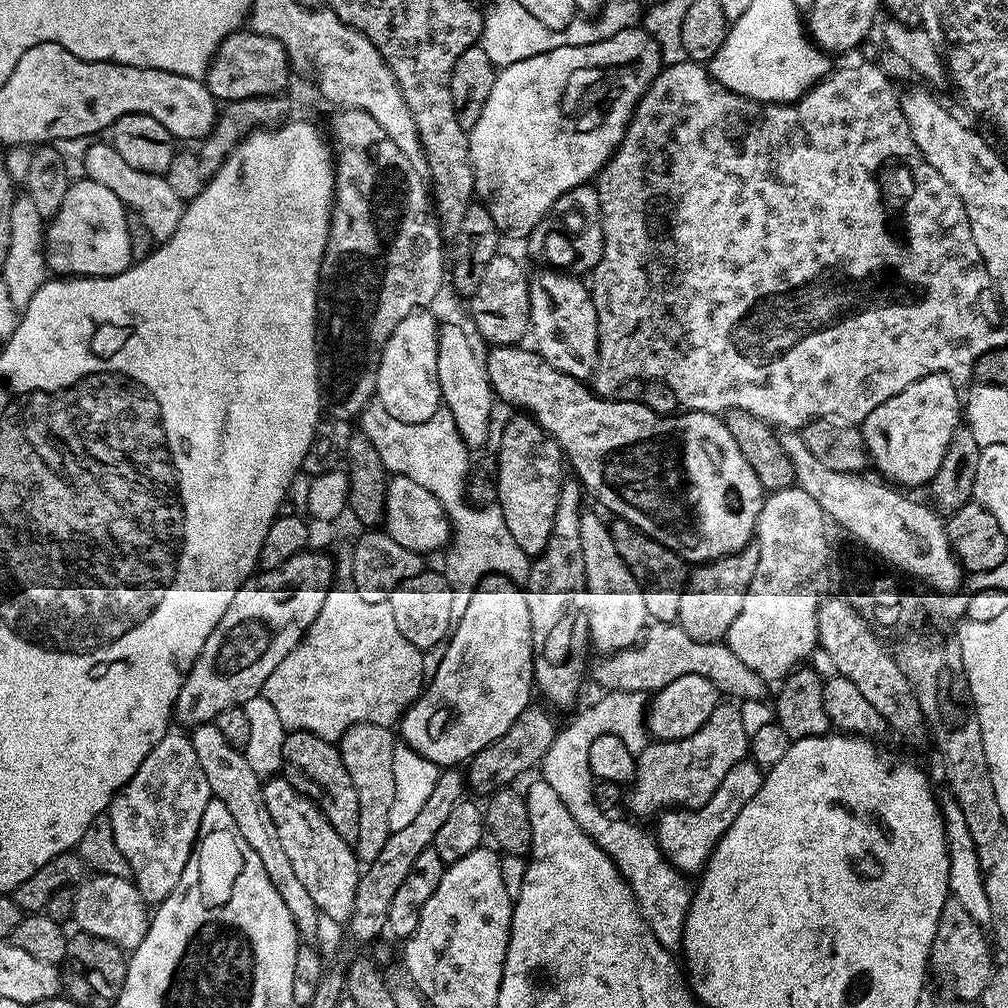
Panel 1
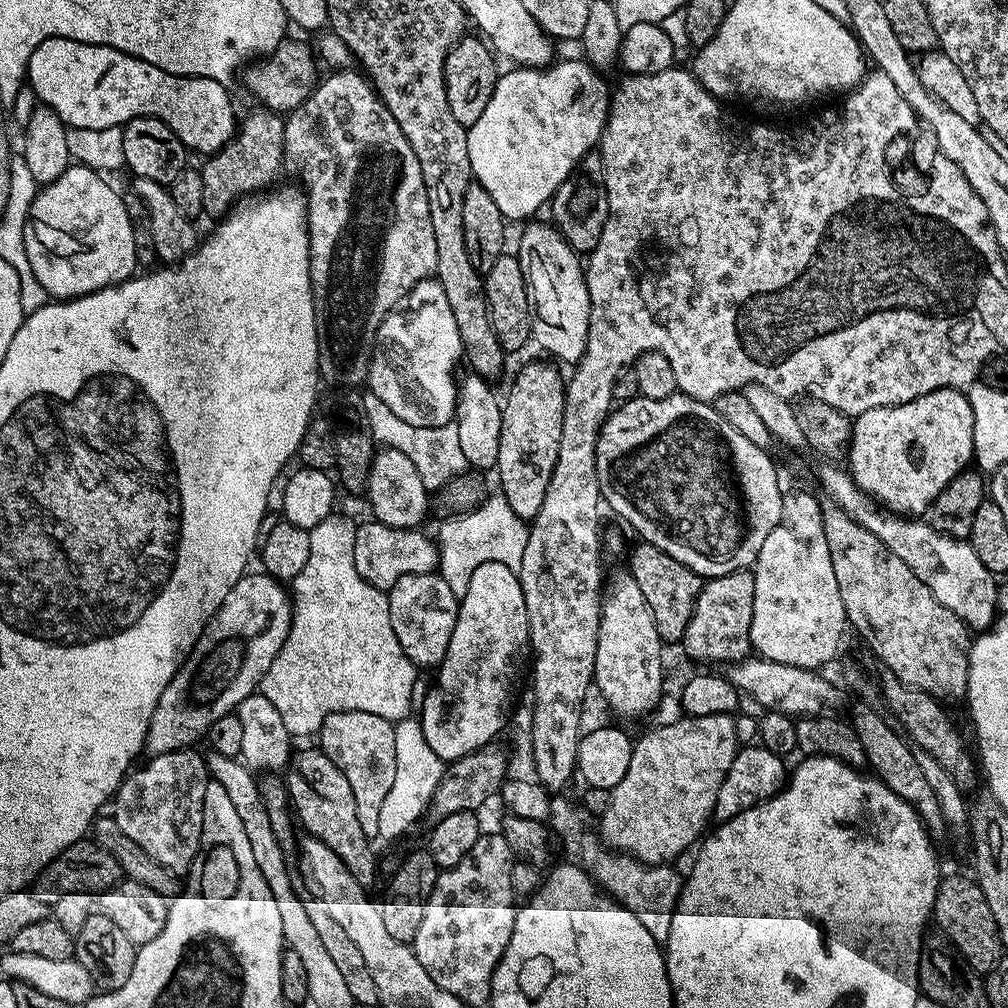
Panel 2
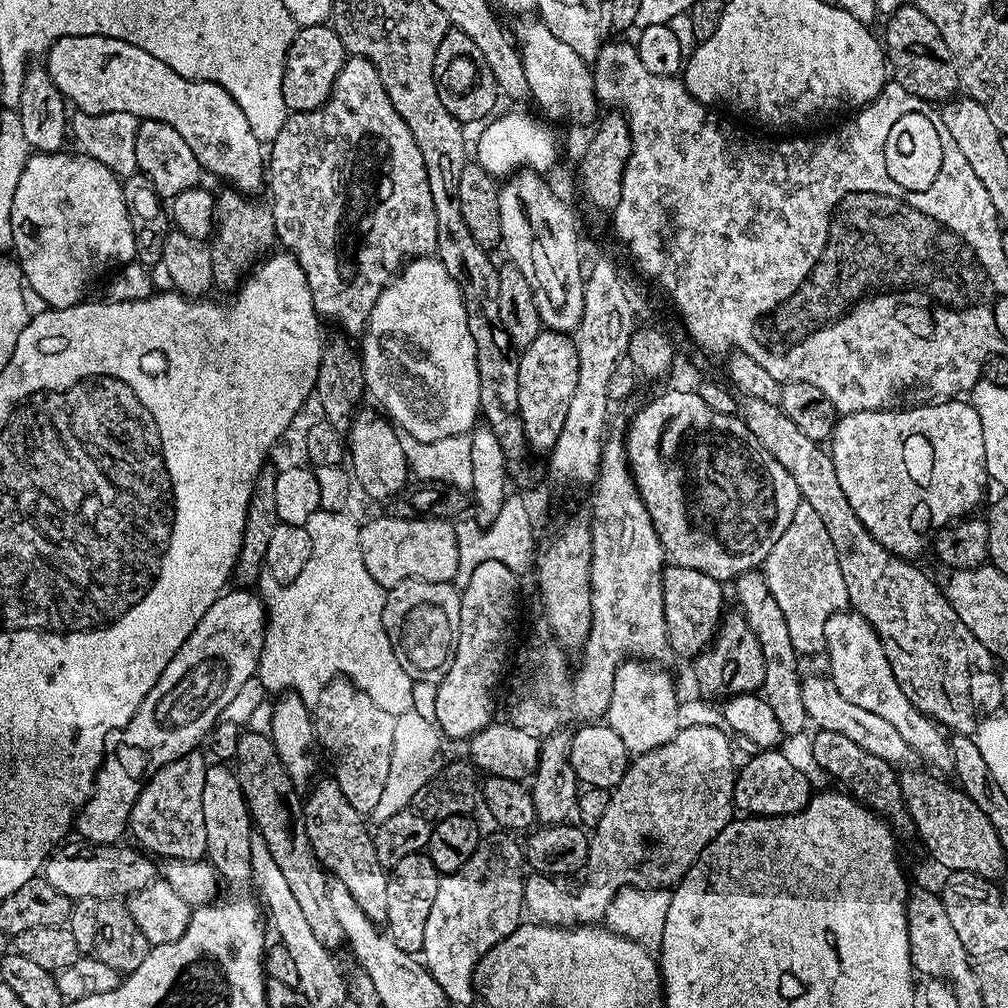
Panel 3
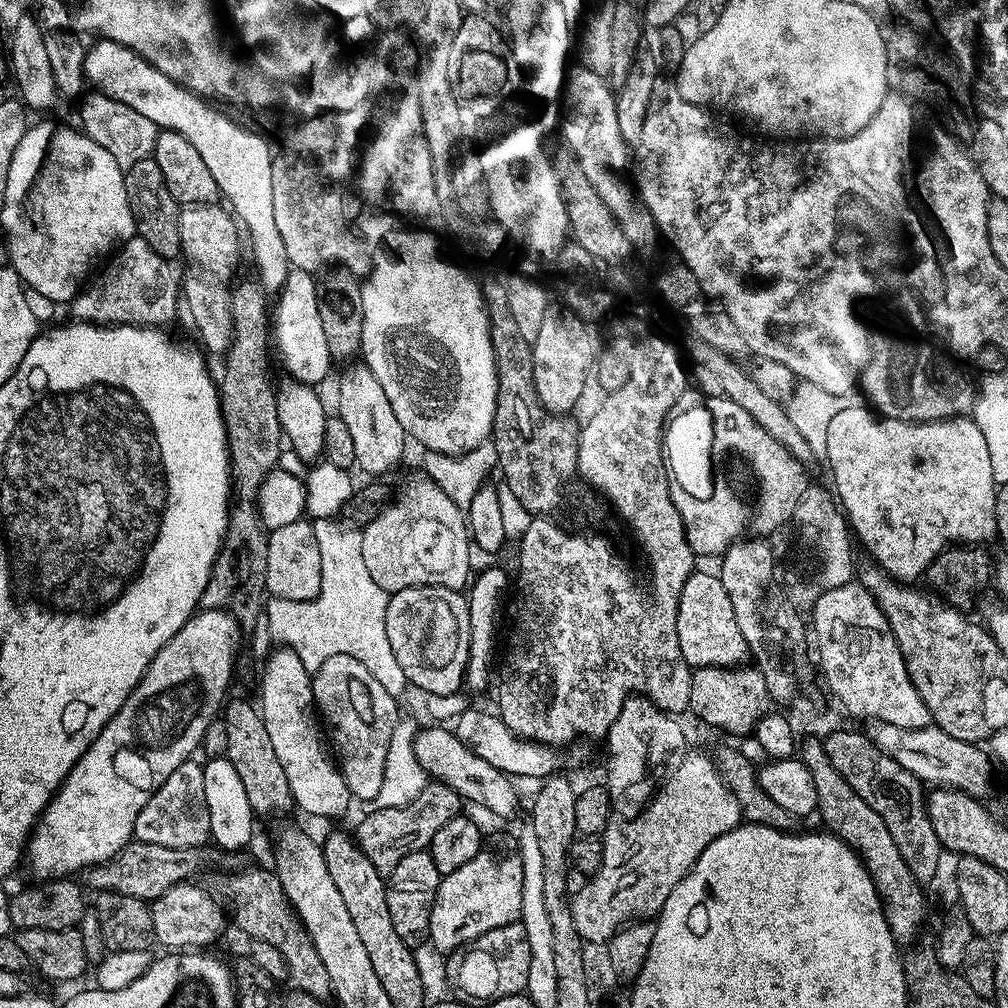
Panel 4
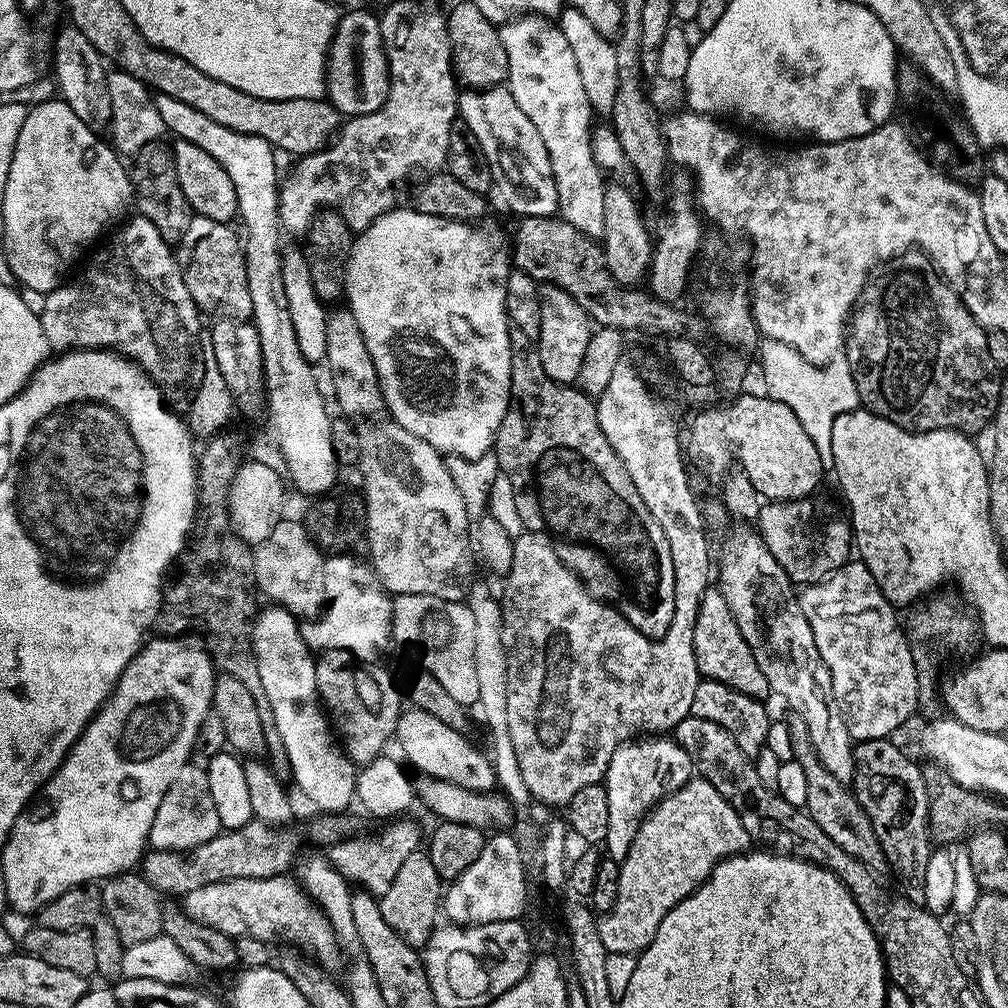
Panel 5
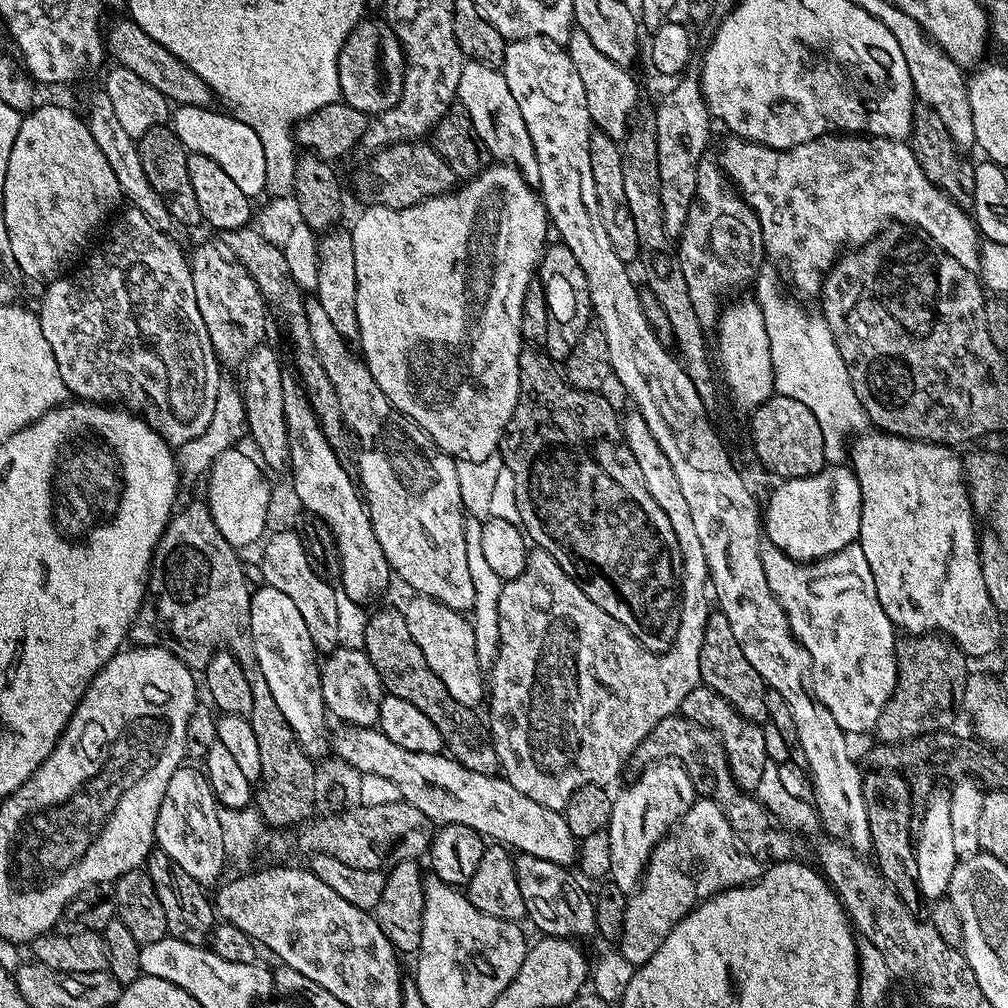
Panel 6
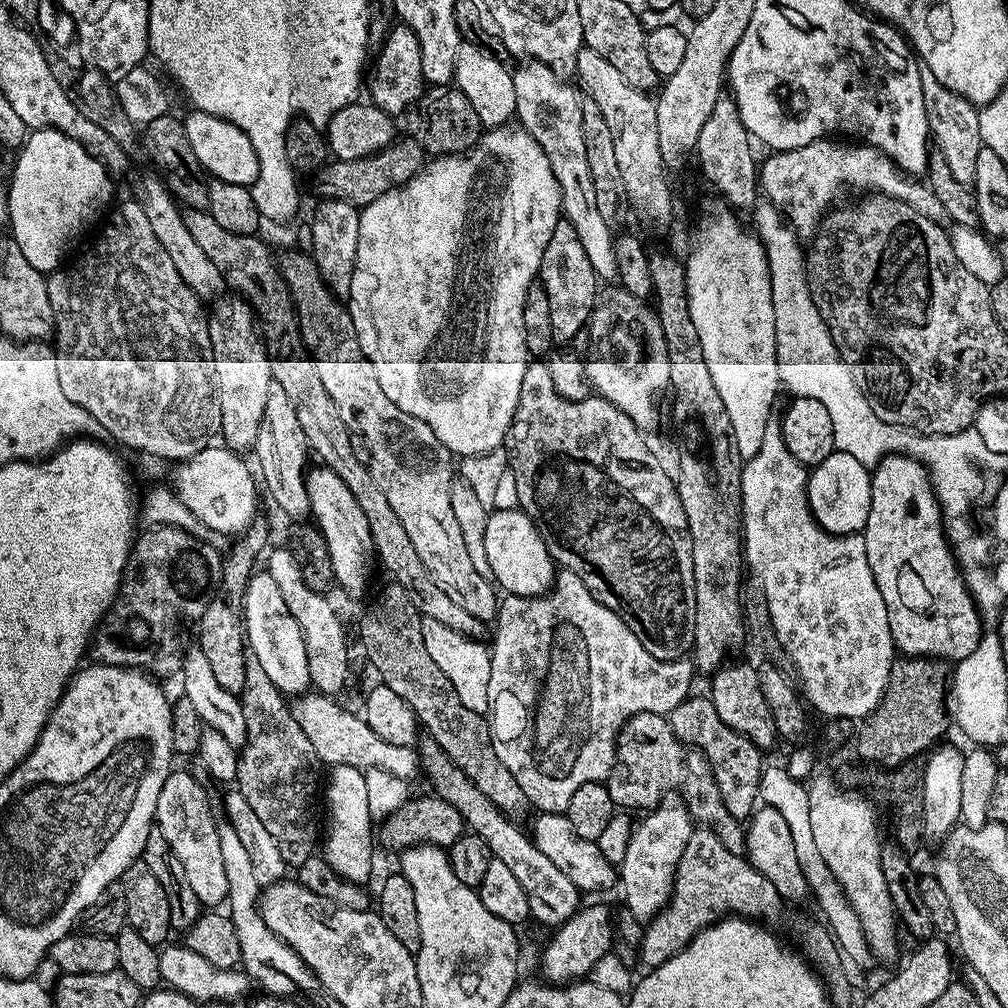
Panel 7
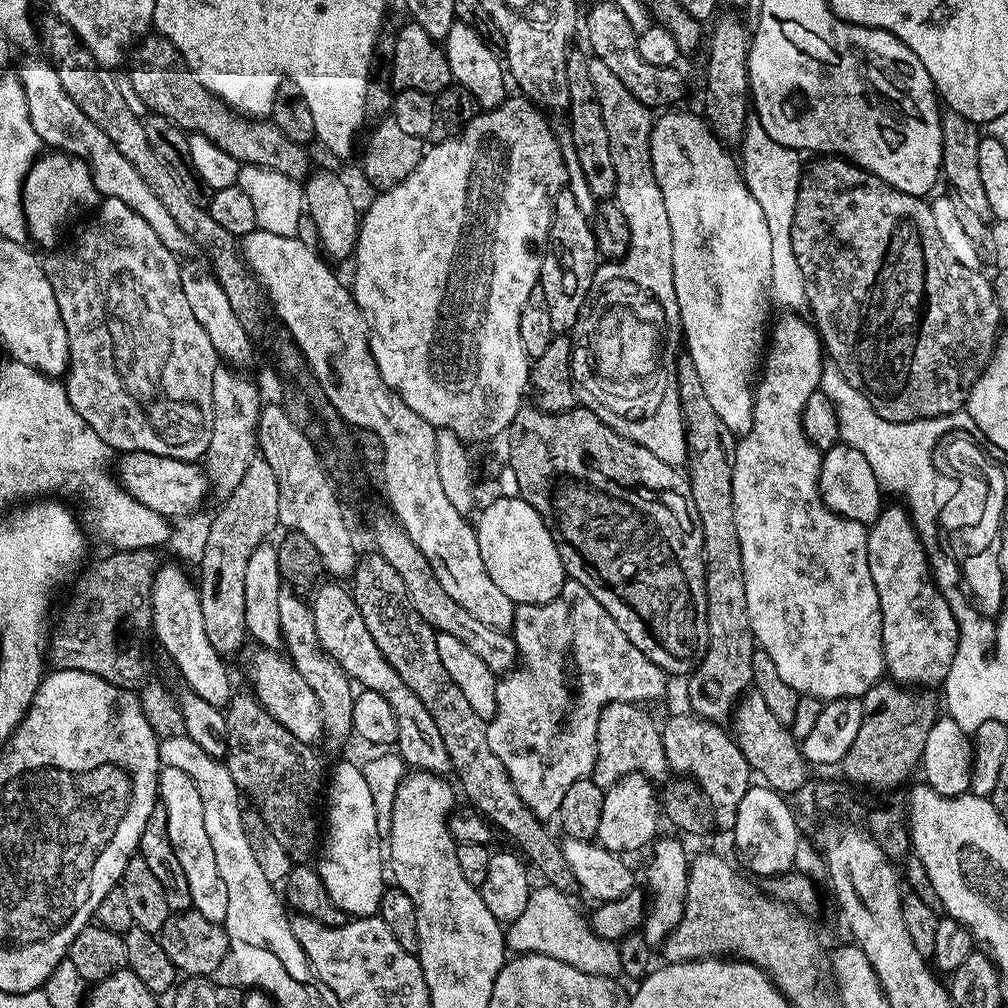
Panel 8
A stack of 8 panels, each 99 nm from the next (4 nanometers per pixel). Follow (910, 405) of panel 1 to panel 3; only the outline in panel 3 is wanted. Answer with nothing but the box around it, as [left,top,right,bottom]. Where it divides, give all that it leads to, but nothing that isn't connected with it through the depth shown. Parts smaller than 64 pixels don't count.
[830,398,989,558]

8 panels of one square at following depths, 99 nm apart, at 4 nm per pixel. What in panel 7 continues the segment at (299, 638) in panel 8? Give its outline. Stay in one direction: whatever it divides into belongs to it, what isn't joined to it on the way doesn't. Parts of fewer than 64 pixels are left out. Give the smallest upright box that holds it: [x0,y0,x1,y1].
[266,546,348,694]

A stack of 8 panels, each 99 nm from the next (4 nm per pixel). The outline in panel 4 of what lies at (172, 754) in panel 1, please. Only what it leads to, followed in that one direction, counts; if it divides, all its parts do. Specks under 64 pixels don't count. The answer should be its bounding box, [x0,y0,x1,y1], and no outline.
[136,758,210,848]

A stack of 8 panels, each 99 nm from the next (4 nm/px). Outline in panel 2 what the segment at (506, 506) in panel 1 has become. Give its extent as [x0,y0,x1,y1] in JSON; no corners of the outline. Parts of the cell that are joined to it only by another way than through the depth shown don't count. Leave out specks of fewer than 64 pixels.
[494,360,566,522]

